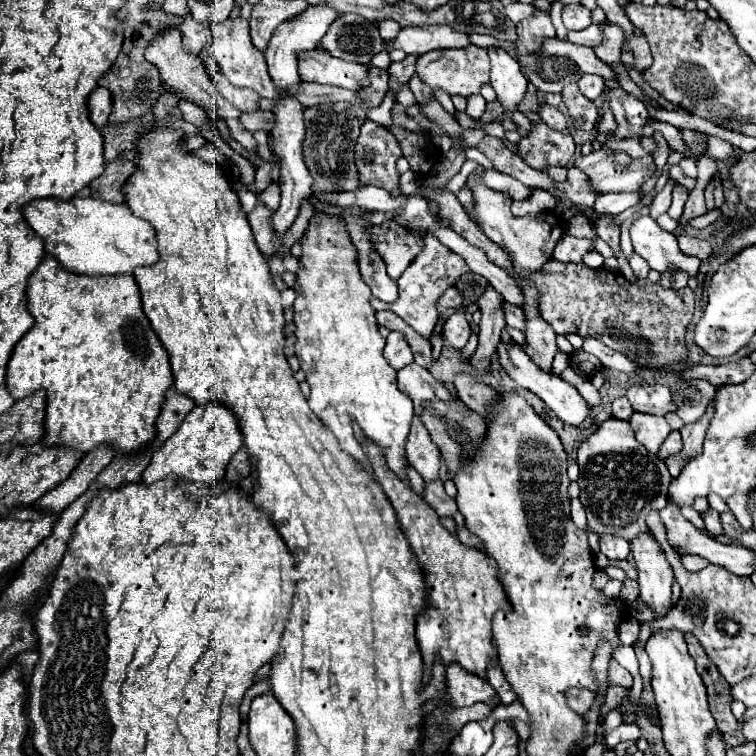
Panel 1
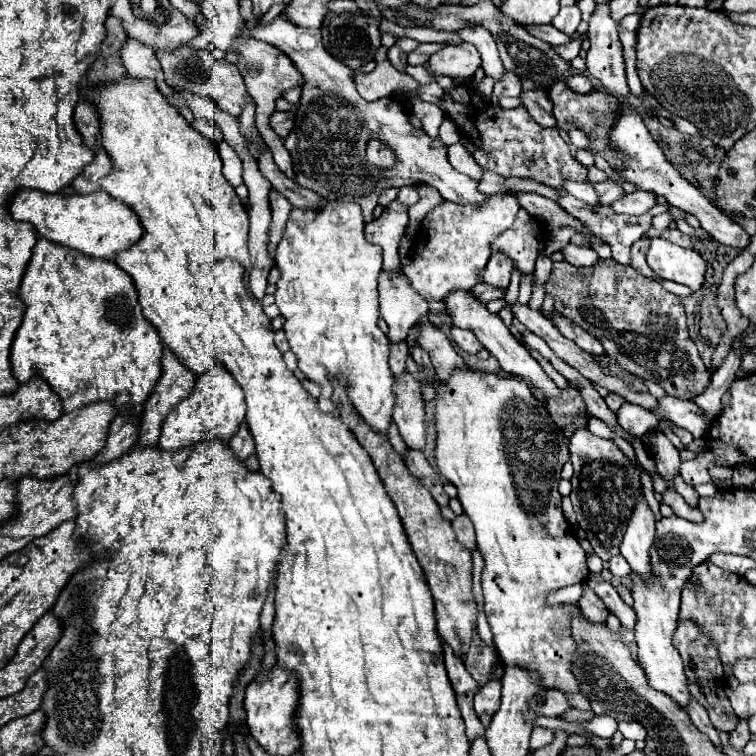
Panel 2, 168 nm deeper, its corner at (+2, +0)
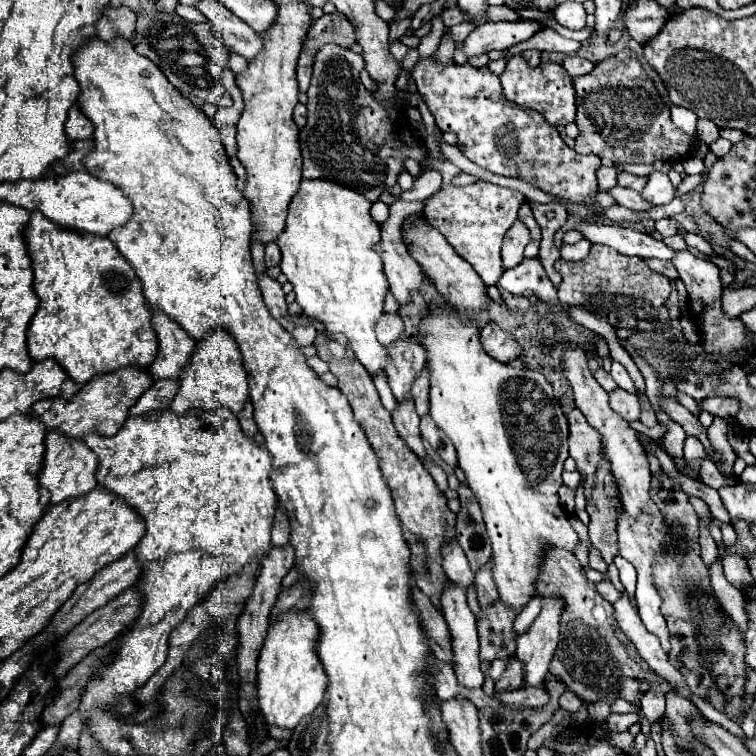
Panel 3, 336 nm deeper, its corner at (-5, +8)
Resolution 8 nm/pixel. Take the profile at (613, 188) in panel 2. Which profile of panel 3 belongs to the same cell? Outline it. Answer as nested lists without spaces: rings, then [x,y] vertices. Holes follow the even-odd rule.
[[[620,172],[618,174],[618,184],[620,186],[626,186],[626,188],[632,188],[636,192],[640,192],[644,188],[648,178],[642,178],[642,176],[634,176],[634,174],[626,174],[626,172]]]

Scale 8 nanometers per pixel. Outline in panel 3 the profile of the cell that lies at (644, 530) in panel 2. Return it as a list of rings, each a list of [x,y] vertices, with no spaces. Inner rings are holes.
[[[570,346],[564,354],[564,374],[574,390],[574,402],[580,408],[580,412],[586,416],[588,424],[592,428],[596,428],[602,438],[604,438],[604,446],[606,446],[606,458],[612,462],[612,470],[614,476],[618,476],[618,486],[622,492],[622,502],[624,502],[624,510],[630,516],[640,516],[642,514],[642,506],[652,502],[650,496],[650,470],[648,470],[648,458],[646,452],[642,450],[636,432],[628,426],[626,420],[622,420],[608,404],[608,392],[598,386],[596,378],[592,376],[592,372],[588,370],[588,358],[586,354],[578,348],[578,346]]]

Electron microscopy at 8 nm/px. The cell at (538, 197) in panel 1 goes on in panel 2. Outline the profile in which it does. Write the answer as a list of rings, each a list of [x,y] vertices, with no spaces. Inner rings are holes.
[[[503,192],[491,194],[479,206],[451,204],[445,200],[429,210],[421,222],[421,232],[417,234],[413,260],[409,266],[403,266],[403,270],[413,270],[413,276],[409,276],[413,288],[421,296],[443,300],[453,290],[473,288],[483,282],[483,268],[491,256],[491,242],[511,228],[517,210],[517,198]]]

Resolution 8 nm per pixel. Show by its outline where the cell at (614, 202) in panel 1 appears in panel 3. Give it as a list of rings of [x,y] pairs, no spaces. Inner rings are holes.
[[[652,172],[652,174],[648,176],[648,182],[646,182],[644,190],[640,192],[640,196],[642,196],[646,202],[650,202],[652,206],[660,206],[660,204],[672,202],[674,192],[676,192],[676,190],[674,190],[668,174],[664,174],[664,172]]]

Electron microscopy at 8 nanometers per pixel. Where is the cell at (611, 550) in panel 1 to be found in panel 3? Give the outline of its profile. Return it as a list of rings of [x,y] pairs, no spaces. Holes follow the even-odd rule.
[[[616,556],[614,558],[614,564],[620,570],[620,580],[622,580],[626,592],[628,594],[634,594],[634,588],[636,588],[636,572],[634,572],[634,566],[628,560],[624,560],[622,556]]]

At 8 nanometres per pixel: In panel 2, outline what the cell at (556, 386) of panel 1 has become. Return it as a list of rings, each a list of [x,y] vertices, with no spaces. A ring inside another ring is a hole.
[[[471,290],[451,292],[451,296],[447,296],[447,300],[443,300],[443,302],[445,302],[445,306],[447,306],[447,314],[451,316],[453,324],[459,326],[459,328],[463,328],[463,330],[471,330],[471,332],[477,336],[477,340],[491,352],[491,356],[495,356],[495,358],[499,360],[501,368],[503,368],[507,374],[511,374],[511,376],[515,376],[515,378],[519,378],[519,380],[525,380],[525,382],[529,382],[531,386],[537,386],[539,390],[545,392],[547,398],[549,398],[549,396],[553,396],[553,398],[559,396],[561,390],[559,390],[559,388],[555,386],[555,382],[543,372],[543,368],[537,364],[537,360],[531,358],[531,354],[527,352],[527,348],[507,330],[507,326],[503,324],[503,320],[501,320],[497,314],[491,314],[485,304],[479,304],[479,300],[471,300]]]

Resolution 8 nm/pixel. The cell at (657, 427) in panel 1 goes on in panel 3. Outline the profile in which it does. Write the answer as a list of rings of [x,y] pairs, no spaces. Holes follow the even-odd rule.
[[[616,388],[614,392],[610,392],[610,406],[616,414],[620,414],[626,422],[636,422],[640,420],[640,412],[642,412],[642,406],[640,406],[640,400],[636,394],[630,394],[622,388]]]

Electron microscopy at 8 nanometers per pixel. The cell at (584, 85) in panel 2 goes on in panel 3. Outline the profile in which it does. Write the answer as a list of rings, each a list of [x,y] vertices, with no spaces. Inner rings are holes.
[[[566,56],[564,62],[562,62],[562,66],[566,68],[566,72],[568,72],[572,78],[576,78],[576,76],[584,76],[584,74],[590,74],[592,68],[594,68],[592,62],[588,62],[586,58],[580,58],[580,56]]]

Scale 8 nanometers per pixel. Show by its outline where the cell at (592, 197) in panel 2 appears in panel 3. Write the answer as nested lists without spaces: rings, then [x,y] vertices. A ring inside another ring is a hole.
[[[614,186],[612,190],[608,190],[608,194],[616,200],[616,204],[632,208],[632,210],[650,210],[652,208],[652,204],[646,204],[646,200],[642,200],[642,196],[630,188]]]

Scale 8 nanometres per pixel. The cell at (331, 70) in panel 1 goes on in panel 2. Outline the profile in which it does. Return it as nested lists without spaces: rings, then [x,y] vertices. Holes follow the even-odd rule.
[[[239,34],[239,40],[235,40],[235,44],[231,44],[231,50],[239,52],[237,68],[239,68],[239,72],[243,72],[243,80],[247,84],[247,94],[257,104],[255,126],[257,126],[257,130],[272,152],[273,159],[279,169],[288,178],[295,181],[291,156],[284,147],[283,139],[269,126],[269,116],[271,116],[271,112],[275,112],[275,100],[283,94],[283,90],[295,88],[295,86],[303,86],[303,76],[297,72],[297,68],[293,66],[293,62],[281,50],[277,50],[275,46],[265,44],[261,40],[255,40],[255,38],[249,38],[249,36]]]

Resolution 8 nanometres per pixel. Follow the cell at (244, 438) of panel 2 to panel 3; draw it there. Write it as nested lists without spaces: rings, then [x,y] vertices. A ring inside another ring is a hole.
[[[246,402],[246,408],[238,414],[238,420],[240,420],[240,426],[242,426],[242,430],[246,432],[248,438],[252,438],[258,432],[258,428],[254,424],[254,418],[252,418],[252,404],[250,402]]]

